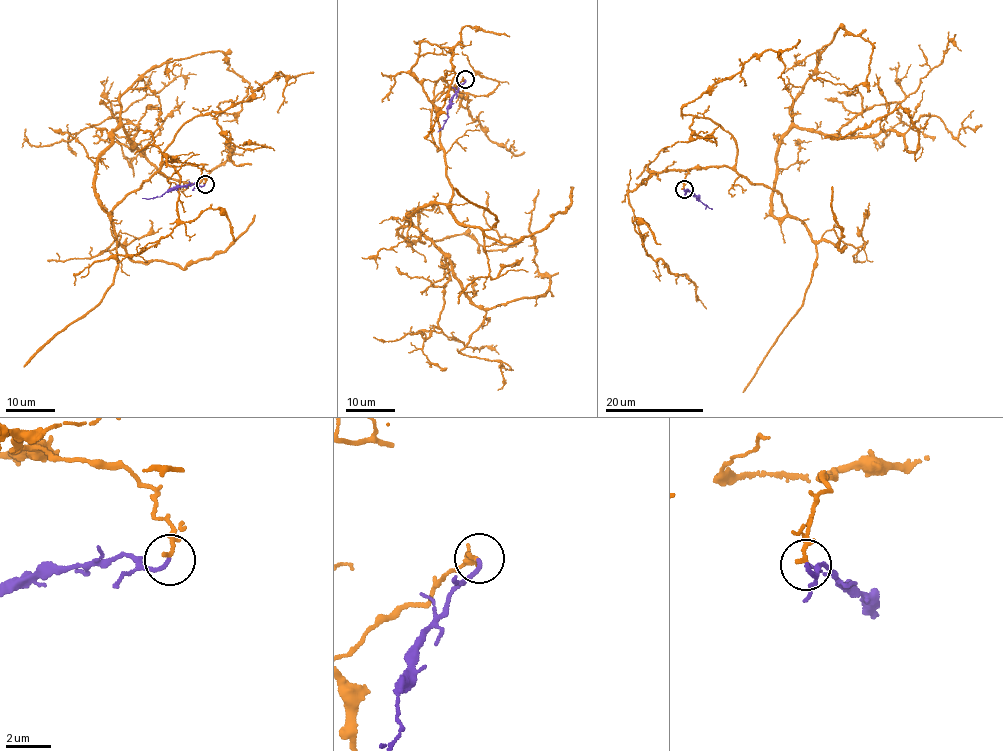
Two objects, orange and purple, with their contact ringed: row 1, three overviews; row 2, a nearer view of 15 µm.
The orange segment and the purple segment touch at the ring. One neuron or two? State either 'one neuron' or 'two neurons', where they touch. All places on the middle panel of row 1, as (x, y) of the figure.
one neuron; at (465, 79)

